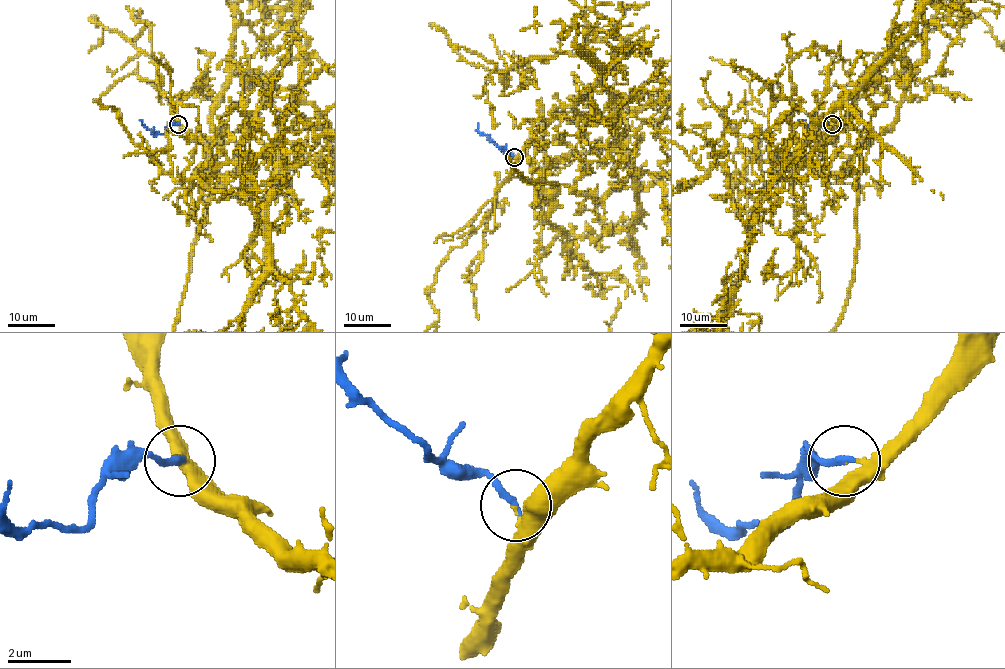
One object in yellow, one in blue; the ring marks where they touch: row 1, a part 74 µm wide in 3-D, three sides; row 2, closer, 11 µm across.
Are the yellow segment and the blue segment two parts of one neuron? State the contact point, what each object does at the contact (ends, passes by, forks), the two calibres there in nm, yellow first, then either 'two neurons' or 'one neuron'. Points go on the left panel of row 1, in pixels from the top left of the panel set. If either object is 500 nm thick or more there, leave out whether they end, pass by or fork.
(178, 124) | yellow ends | blue ends | 190/240 nm | one neuron

